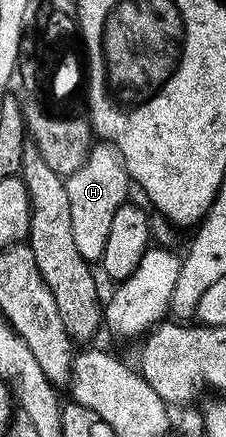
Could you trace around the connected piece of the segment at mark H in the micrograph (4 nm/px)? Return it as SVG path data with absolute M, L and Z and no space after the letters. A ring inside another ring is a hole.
M103 140L93 145L82 168L65 179L74 244L77 245L78 252L90 264L99 263L103 259L106 252L106 240L110 236L112 226L128 201L129 181L124 157L120 155L116 146Z

